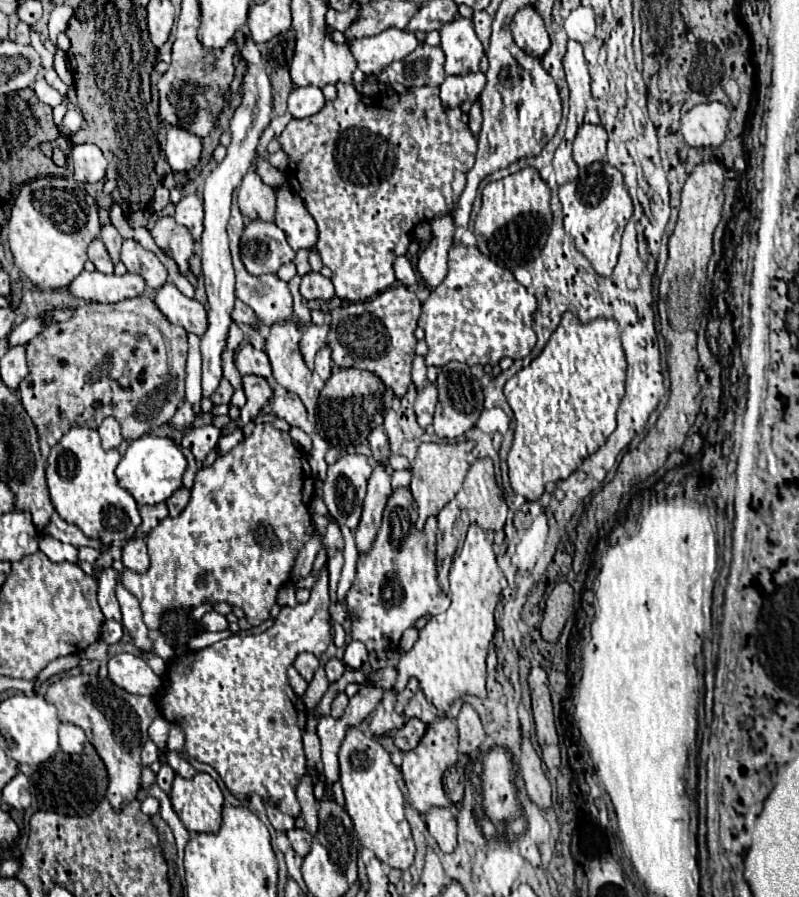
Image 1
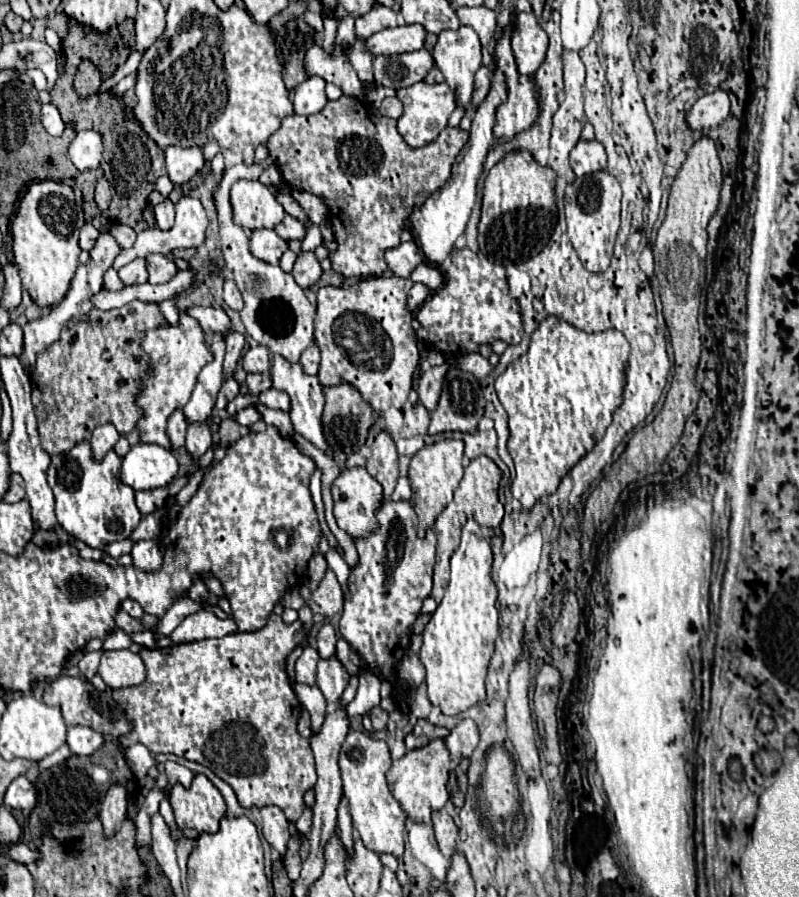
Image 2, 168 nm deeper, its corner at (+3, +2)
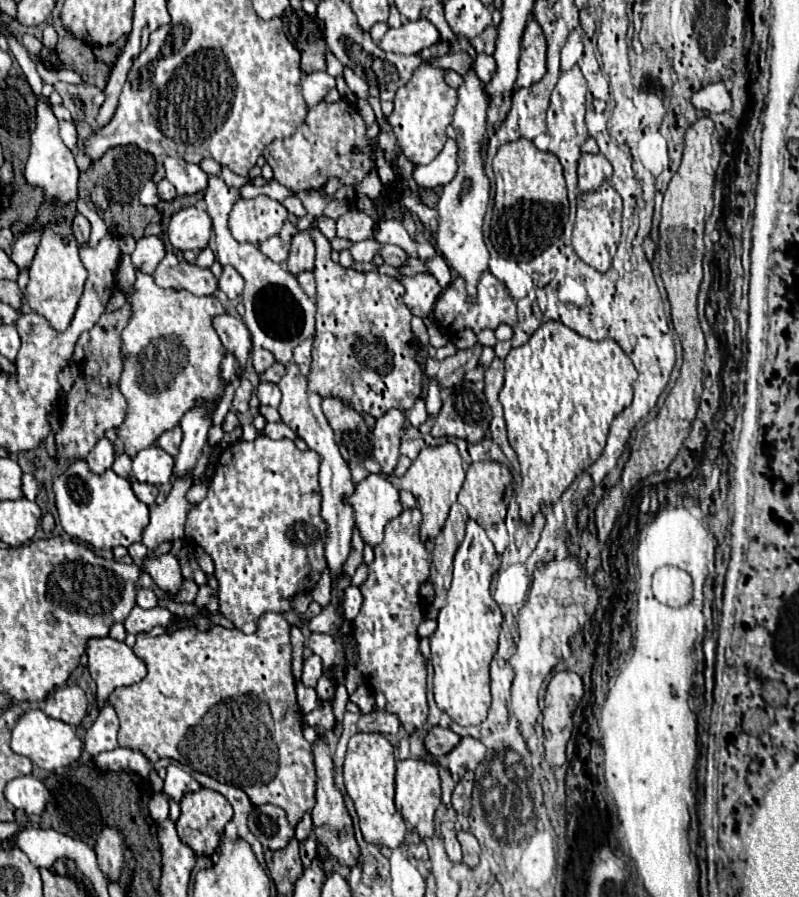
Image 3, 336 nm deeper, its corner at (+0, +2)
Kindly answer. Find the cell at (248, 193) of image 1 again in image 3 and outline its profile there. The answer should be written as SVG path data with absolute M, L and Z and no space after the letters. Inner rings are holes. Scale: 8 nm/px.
M258 195L254 199L238 199L230 213L230 231L236 241L260 245L264 239L278 235L288 211L282 203Z

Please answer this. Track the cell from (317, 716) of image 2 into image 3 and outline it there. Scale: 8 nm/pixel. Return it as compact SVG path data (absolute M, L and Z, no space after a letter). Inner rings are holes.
M320 731L320 737L314 745L314 763L316 763L316 775L318 775L318 783L316 783L316 805L312 809L312 823L314 823L314 837L320 845L324 845L328 849L328 853L338 859L342 865L350 867L356 865L358 855L360 855L360 847L354 839L354 829L352 829L352 819L348 815L346 803L342 793L336 789L334 785L334 769L332 769L332 755L324 737L324 731Z

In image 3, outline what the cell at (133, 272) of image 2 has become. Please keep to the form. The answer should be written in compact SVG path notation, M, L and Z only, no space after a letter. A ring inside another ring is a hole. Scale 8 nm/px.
M148 235L136 241L136 249L132 253L132 263L136 265L136 269L144 271L144 273L154 273L156 265L164 259L166 249L164 249L164 241L158 235Z

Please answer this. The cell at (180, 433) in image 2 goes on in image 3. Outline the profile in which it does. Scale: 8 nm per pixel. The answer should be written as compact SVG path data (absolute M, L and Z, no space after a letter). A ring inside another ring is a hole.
M176 427L176 429L170 429L170 431L162 433L162 435L158 437L156 445L158 445L160 449L164 449L166 453L170 453L172 457L176 457L178 447L180 447L180 441L182 441L182 431L180 431L180 427Z

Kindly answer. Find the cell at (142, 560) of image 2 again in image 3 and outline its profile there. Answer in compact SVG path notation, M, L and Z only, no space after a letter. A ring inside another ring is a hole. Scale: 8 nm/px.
M172 553L160 555L150 561L144 559L144 571L150 573L154 583L170 597L174 597L182 587L184 577L180 575L180 563Z

